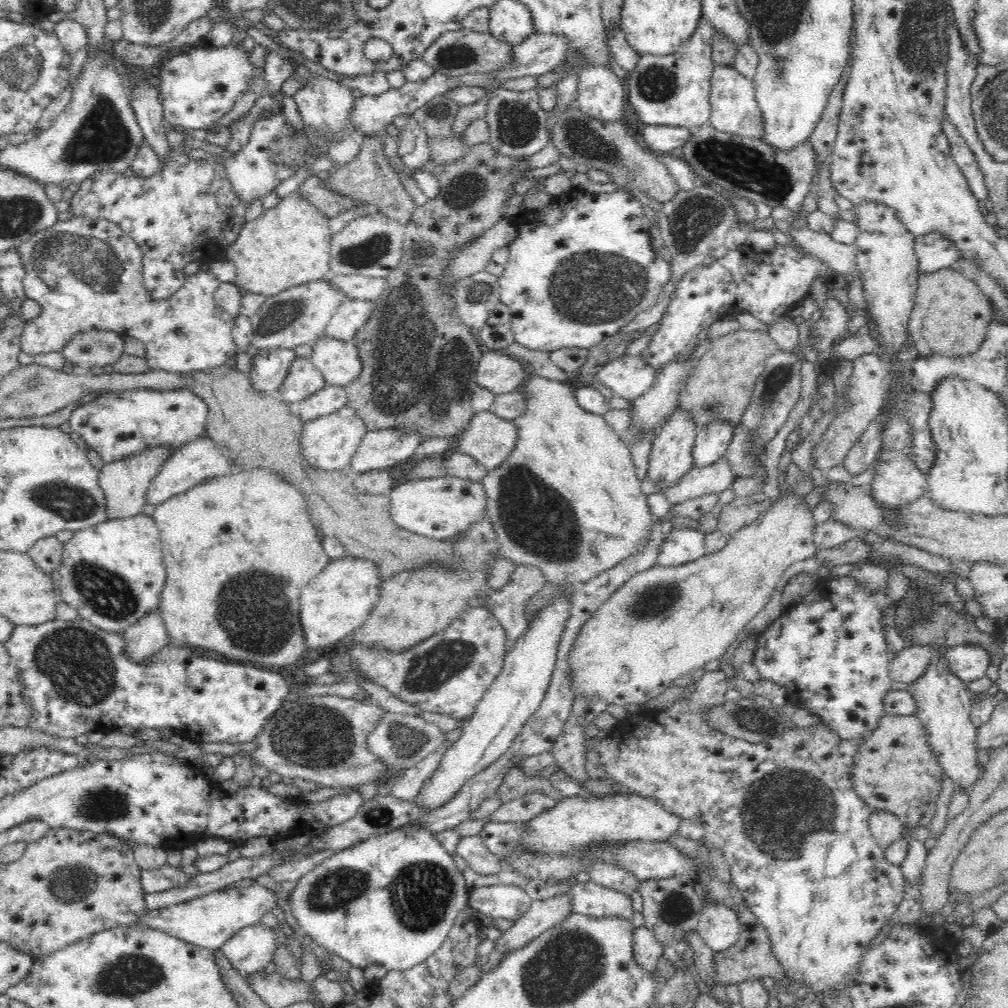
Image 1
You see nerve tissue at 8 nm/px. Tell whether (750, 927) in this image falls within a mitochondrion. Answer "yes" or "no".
no

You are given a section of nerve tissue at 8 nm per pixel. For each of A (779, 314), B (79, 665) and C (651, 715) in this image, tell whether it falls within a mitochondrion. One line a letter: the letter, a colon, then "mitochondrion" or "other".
A: other
B: mitochondrion
C: other

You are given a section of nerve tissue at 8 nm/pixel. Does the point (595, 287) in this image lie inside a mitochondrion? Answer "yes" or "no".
yes

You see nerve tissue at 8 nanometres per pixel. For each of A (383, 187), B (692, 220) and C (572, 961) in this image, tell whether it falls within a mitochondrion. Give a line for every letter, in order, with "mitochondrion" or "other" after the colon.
A: other
B: mitochondrion
C: mitochondrion

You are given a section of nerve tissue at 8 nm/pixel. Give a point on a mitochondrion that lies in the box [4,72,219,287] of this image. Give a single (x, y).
(102, 137)

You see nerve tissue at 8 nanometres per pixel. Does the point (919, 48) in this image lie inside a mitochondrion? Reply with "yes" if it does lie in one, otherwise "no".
yes

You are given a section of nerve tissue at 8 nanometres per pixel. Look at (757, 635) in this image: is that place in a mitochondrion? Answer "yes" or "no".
no

